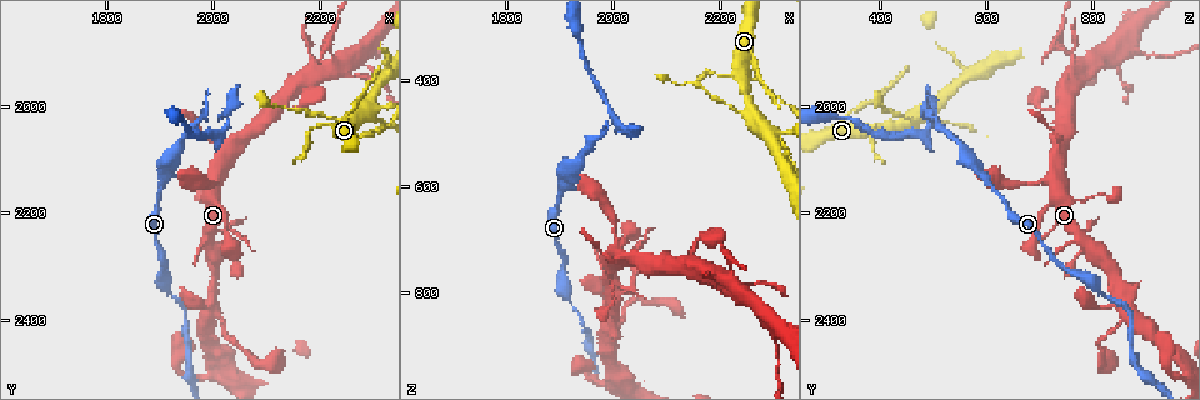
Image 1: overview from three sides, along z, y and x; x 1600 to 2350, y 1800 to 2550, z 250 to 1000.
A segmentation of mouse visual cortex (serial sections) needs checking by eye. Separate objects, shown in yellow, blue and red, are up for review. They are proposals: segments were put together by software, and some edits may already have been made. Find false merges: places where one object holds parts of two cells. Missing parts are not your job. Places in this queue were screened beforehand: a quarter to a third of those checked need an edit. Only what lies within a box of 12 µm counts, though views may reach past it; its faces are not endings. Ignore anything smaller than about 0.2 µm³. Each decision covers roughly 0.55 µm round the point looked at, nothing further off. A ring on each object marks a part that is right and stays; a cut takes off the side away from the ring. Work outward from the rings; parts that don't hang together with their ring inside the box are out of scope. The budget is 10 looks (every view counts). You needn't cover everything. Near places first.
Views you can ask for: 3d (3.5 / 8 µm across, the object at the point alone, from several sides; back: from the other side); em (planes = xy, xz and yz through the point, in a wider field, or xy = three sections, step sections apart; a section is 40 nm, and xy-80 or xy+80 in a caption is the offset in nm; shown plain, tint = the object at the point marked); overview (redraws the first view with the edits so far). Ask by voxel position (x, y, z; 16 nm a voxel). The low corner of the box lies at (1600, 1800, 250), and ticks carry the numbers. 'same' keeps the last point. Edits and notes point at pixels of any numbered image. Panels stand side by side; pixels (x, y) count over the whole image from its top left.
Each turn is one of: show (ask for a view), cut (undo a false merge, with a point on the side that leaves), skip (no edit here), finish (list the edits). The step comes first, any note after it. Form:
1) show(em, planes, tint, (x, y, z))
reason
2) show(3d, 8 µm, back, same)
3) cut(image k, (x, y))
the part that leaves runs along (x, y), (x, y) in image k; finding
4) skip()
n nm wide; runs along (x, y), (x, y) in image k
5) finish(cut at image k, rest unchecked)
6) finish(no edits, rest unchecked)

show(3d, 8 µm, back, (1905, 2120, 590))
calibre changes

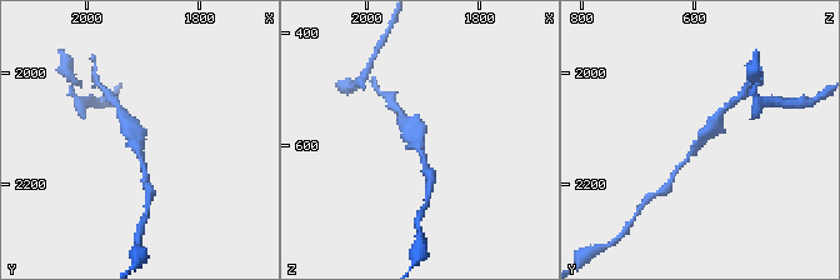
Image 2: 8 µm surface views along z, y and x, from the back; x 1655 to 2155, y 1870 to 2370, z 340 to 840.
show(3d, 3.5 µm, (1910, 2120, 585))
closer look

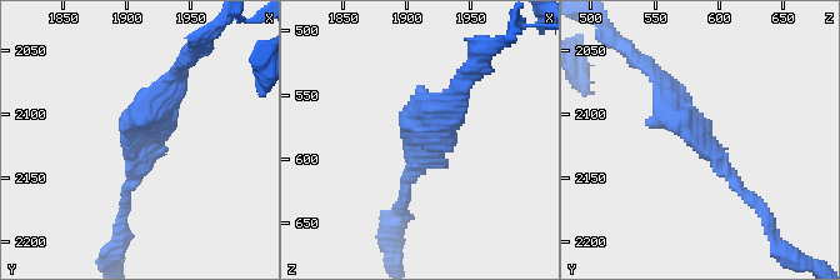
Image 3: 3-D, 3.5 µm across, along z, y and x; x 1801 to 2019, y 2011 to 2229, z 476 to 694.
show(em, xy, step 1, tint, (1908, 2122, 590))
arms of 150, 350 nm; shape alone is not enough

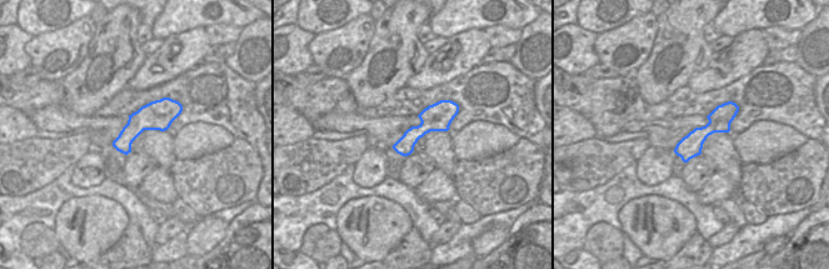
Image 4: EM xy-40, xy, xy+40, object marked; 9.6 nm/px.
skip()
runs along (759, 208), (681, 116), (660, 81) in image 3; continuous, no second cell

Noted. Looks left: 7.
show(3d, 3.5 µm, (2005, 2030, 500))
sharp bend

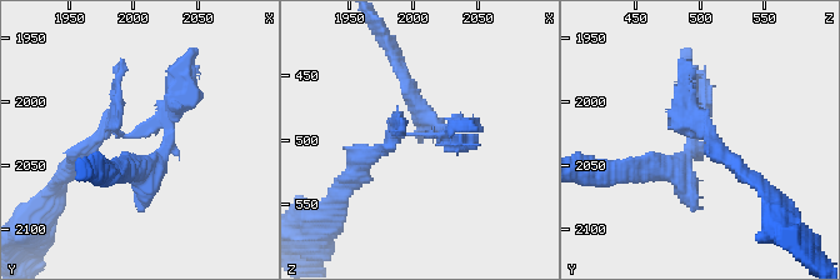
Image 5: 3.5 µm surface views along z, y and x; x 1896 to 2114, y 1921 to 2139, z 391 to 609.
show(em, xy, step 5, tint, (2006, 2024, 496))
now the EM

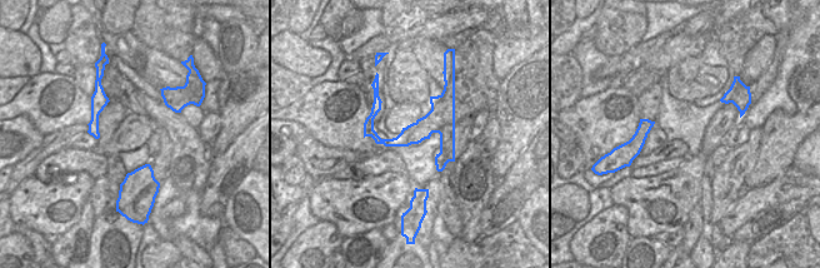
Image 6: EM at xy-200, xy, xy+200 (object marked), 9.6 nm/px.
cut(image 5, (434, 134))
border along (639, 125), (645, 128), (646, 134) in image 6; a second cell is stuck on

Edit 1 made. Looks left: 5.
show(3d, 3.5 µm, (2215, 1935, 775))
three-way junction

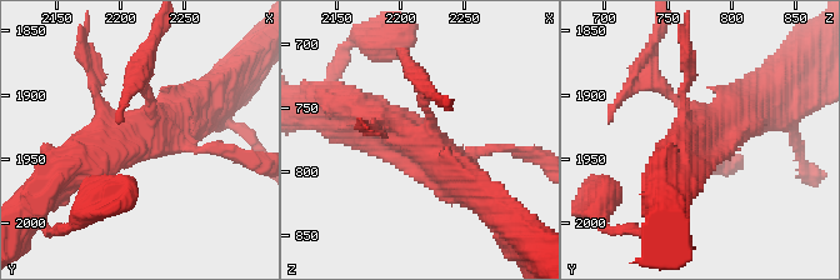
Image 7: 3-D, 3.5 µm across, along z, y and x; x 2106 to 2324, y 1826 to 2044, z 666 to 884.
show(em, planes, tint, (2216, 1934, 778))

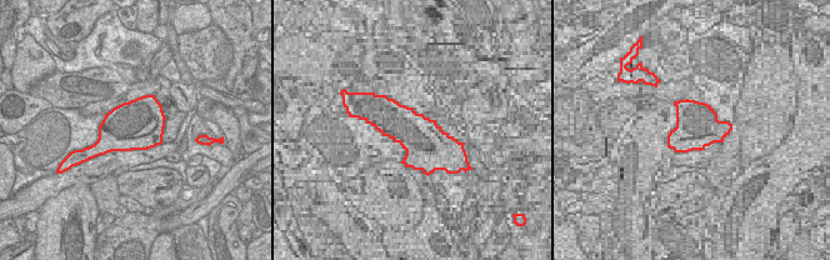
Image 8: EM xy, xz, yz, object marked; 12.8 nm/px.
show(em, xy, step 2, tint, same)

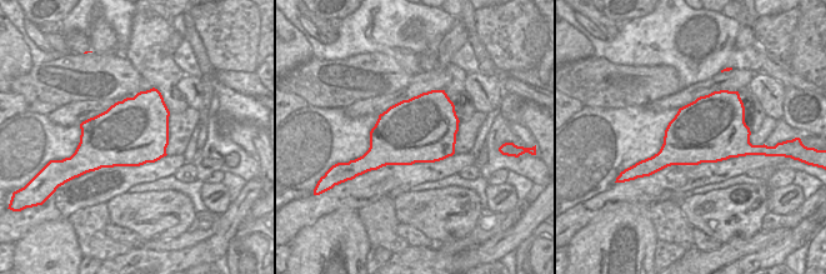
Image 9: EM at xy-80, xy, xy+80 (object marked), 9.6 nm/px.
skip()
runs along (353, 113), (414, 138), (483, 195) in image 7; all the same cell

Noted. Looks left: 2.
show(3d, 3.5 µm, back, (2245, 2050, 400))
thin arm on a thick one

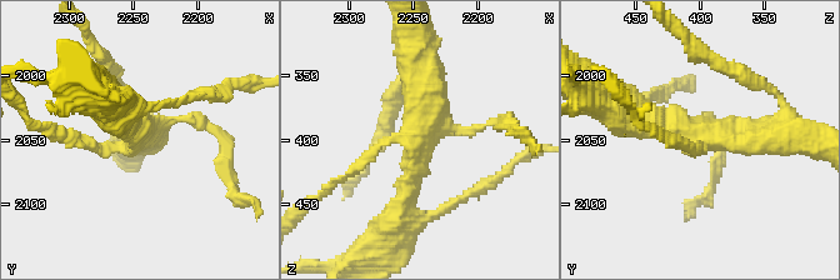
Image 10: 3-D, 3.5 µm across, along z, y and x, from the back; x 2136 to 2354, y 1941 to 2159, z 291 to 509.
show(em, xy, step 5, tint, (2246, 2046, 398))
need the tissue

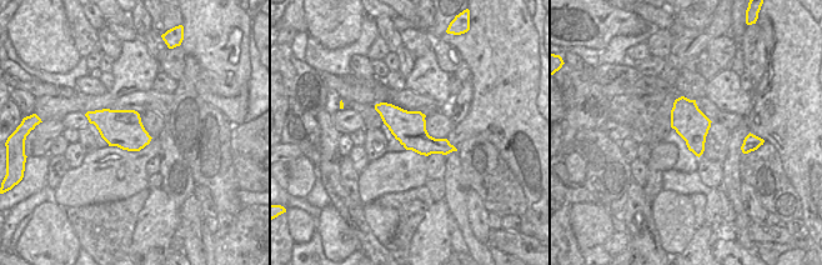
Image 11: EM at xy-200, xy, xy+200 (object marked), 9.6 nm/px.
skip()
all the same cell

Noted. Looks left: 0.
finish(cut at image 5, rest unchecked)

